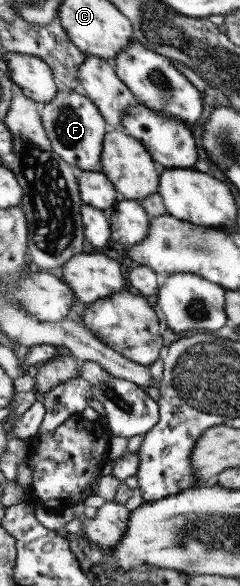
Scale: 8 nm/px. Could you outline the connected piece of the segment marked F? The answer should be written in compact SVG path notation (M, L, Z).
M56 90L54 100L43 104L40 115L42 128L50 141L51 150L76 170L94 172L101 170L100 154L102 140L106 133L104 120L92 101L74 90Z

